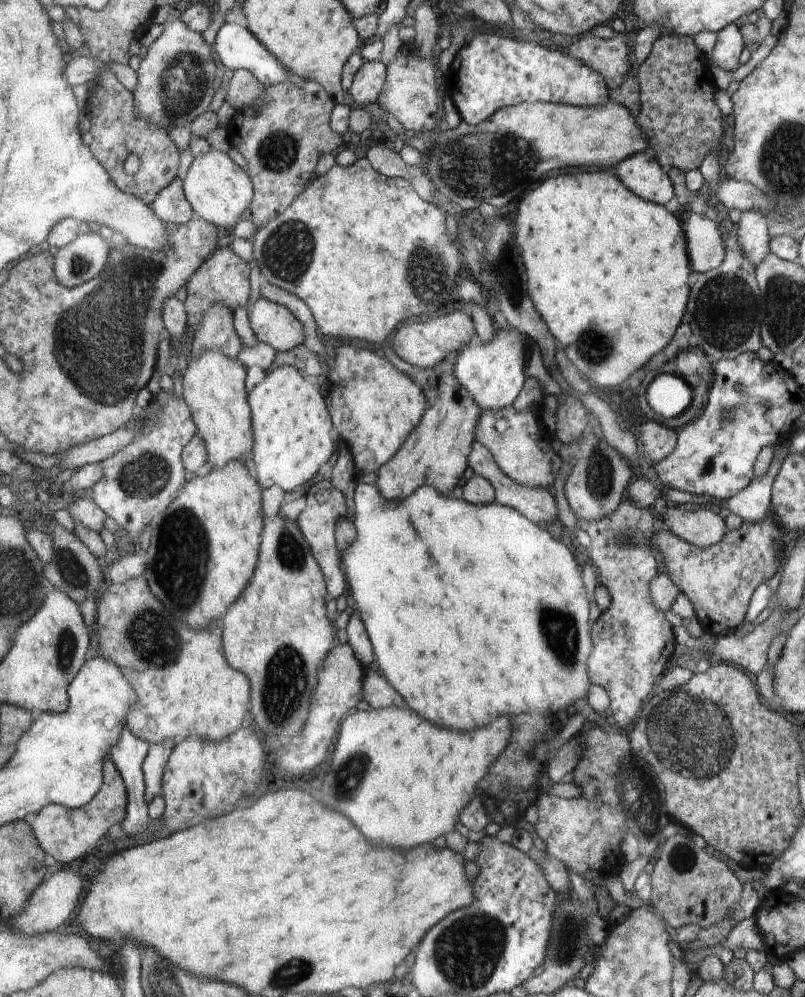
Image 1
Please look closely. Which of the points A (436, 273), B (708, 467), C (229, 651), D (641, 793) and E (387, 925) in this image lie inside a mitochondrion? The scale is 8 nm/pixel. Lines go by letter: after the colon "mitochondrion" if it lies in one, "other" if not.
A: mitochondrion
B: other
C: other
D: mitochondrion
E: other

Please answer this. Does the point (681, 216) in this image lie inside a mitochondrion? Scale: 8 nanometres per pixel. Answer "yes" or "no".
no

